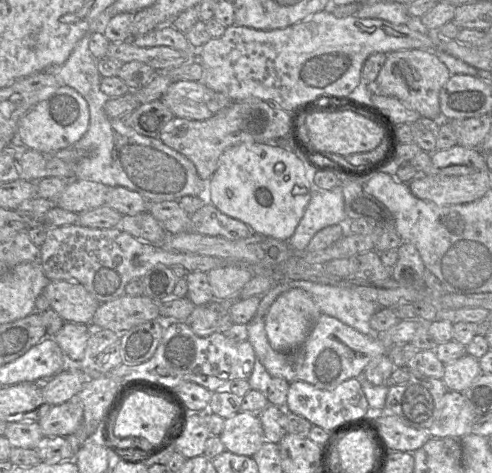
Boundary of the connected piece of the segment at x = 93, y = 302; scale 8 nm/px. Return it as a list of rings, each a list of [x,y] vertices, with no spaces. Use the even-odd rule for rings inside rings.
[[[50,281],[42,295],[66,323],[89,325],[100,303],[78,282]]]

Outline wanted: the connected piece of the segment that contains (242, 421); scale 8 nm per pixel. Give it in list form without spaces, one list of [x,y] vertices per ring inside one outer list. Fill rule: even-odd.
[[[238,412],[225,419],[219,435],[226,451],[252,457],[266,442],[258,414]]]

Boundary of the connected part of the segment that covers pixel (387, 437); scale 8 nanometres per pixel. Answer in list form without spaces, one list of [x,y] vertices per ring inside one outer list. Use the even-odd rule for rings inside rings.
[[[376,412],[367,414],[366,418],[377,439],[387,454],[393,451],[414,452],[431,439],[428,429],[416,429],[404,424],[394,413]]]

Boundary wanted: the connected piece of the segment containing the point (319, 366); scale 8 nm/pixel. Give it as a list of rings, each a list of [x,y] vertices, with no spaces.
[[[326,314],[317,318],[305,342],[291,352],[278,352],[271,347],[265,331],[264,318],[255,315],[247,324],[247,330],[247,340],[252,345],[257,360],[273,378],[283,378],[289,383],[304,381],[319,389],[333,389],[348,379],[362,377],[371,360],[387,355],[387,349],[377,338],[360,333]]]

